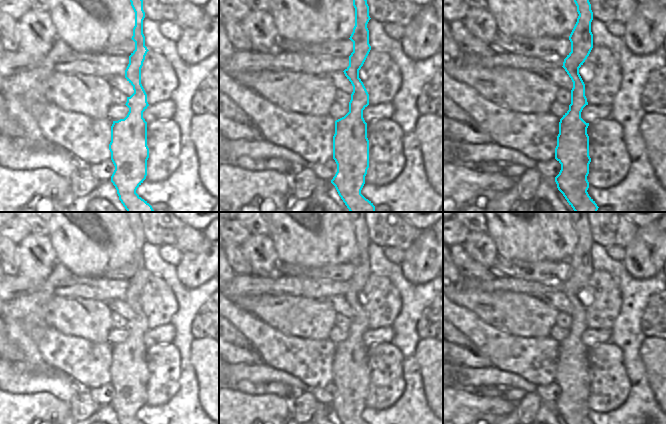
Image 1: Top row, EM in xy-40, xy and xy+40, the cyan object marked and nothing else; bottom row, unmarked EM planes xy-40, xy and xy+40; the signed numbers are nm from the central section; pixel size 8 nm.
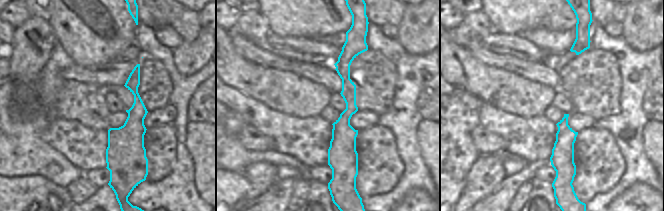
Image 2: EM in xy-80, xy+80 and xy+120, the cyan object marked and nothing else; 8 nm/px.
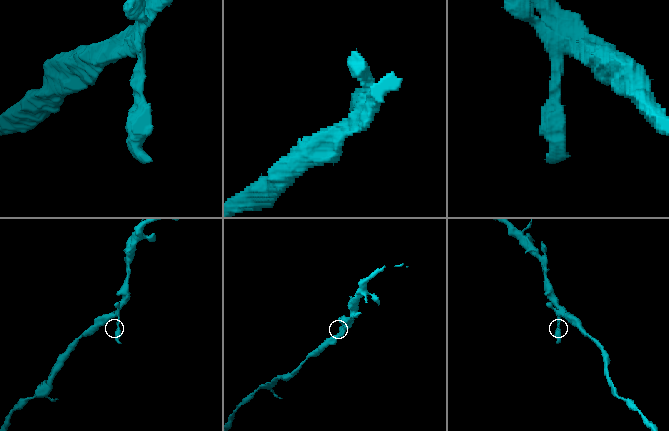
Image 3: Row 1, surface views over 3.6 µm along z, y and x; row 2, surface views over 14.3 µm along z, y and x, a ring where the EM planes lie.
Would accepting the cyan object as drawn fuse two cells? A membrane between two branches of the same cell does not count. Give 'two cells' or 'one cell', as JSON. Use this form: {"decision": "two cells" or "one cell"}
{"decision": "one cell"}

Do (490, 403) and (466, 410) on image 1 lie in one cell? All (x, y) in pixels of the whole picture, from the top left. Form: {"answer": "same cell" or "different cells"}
{"answer": "same cell"}

